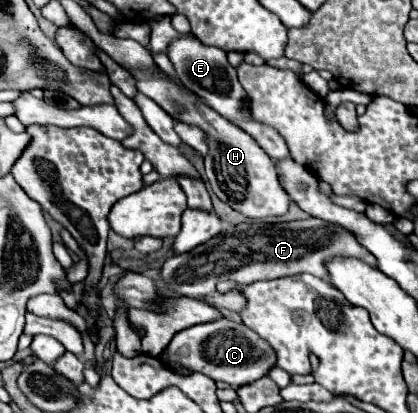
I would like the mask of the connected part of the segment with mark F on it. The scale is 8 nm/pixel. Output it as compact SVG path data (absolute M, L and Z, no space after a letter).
M308 217L288 223L238 223L228 227L226 233L214 235L208 243L202 243L184 255L168 257L164 261L162 281L168 293L200 299L232 311L242 311L244 295L238 291L222 295L216 291L216 283L236 281L238 285L250 285L262 279L278 279L298 273L310 273L328 281L328 271L324 267L324 259L328 257L356 257L376 265L376 257L360 247L348 231L338 225Z

